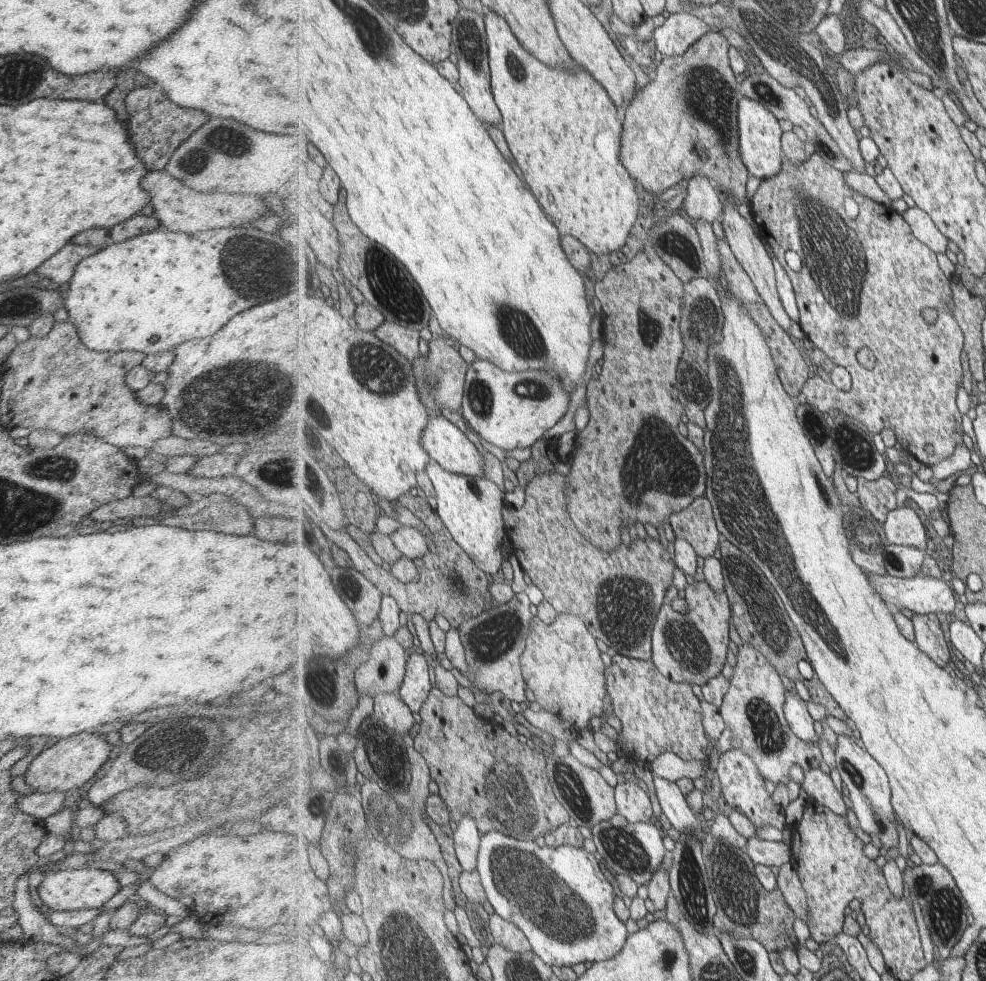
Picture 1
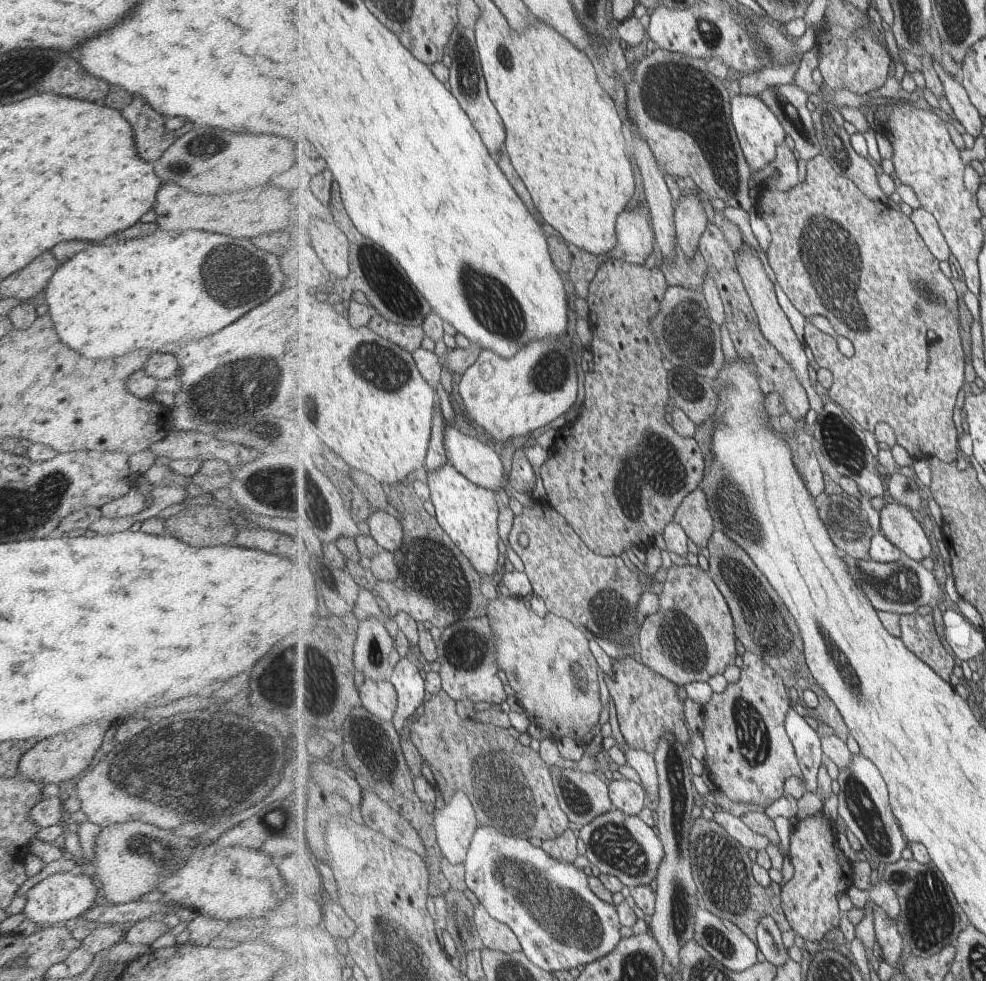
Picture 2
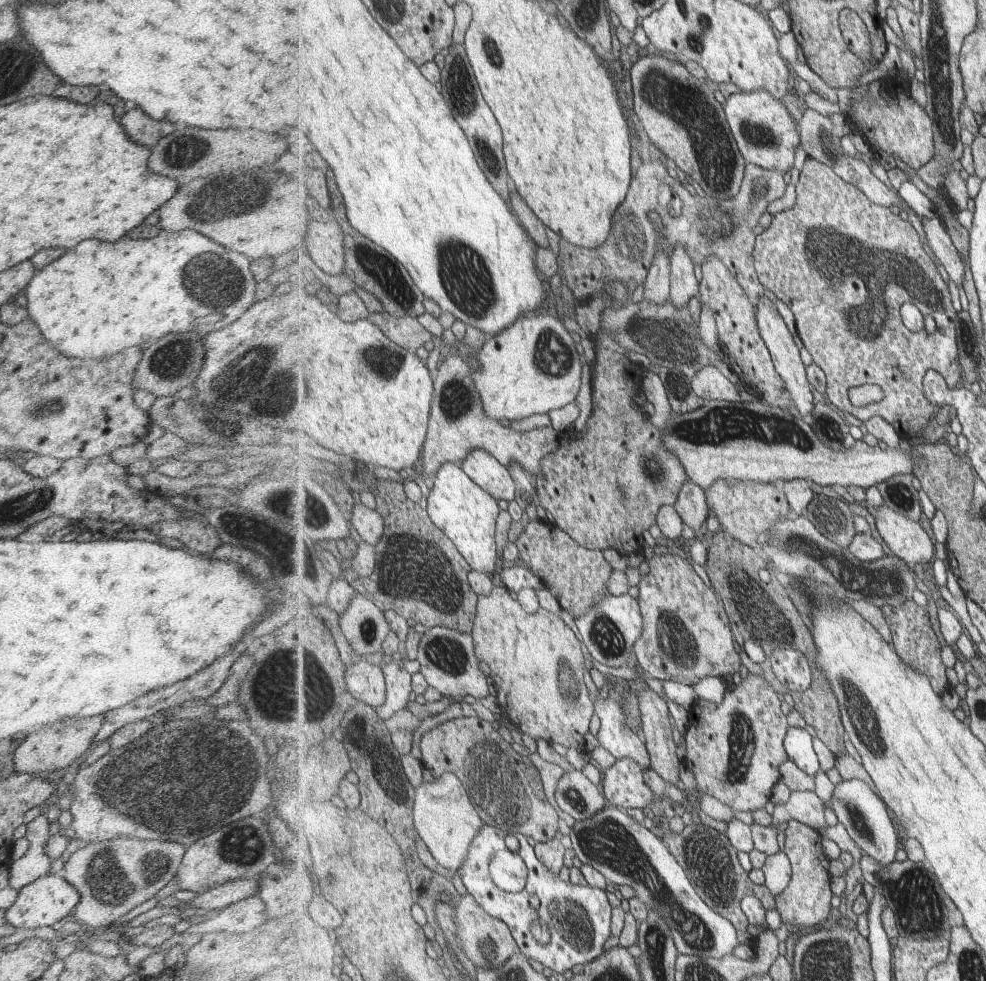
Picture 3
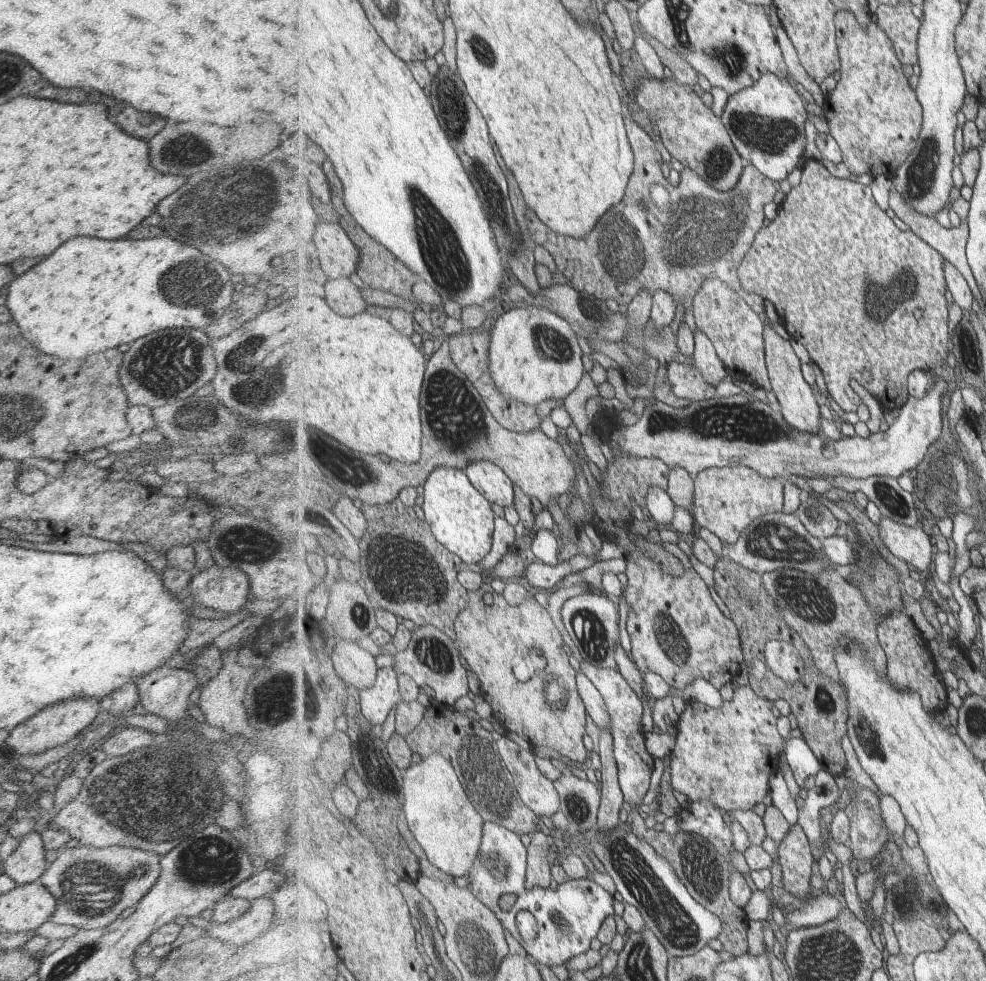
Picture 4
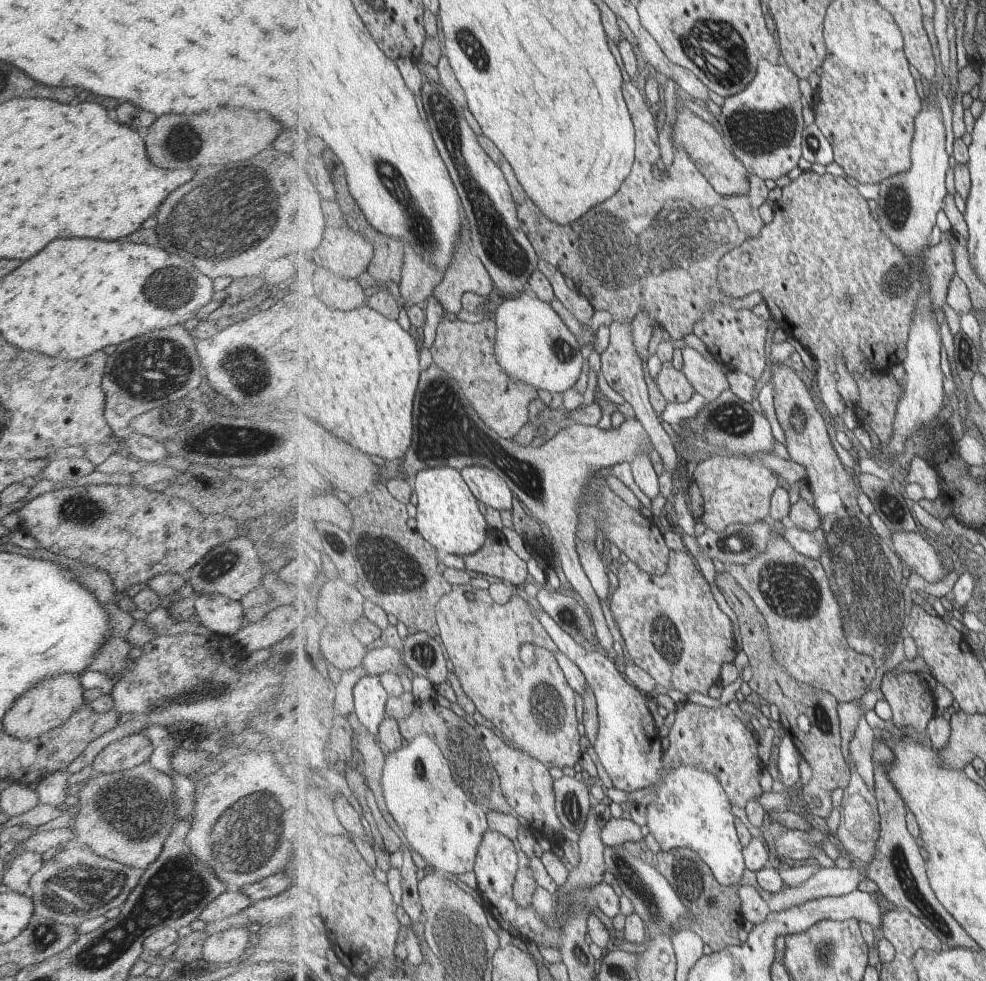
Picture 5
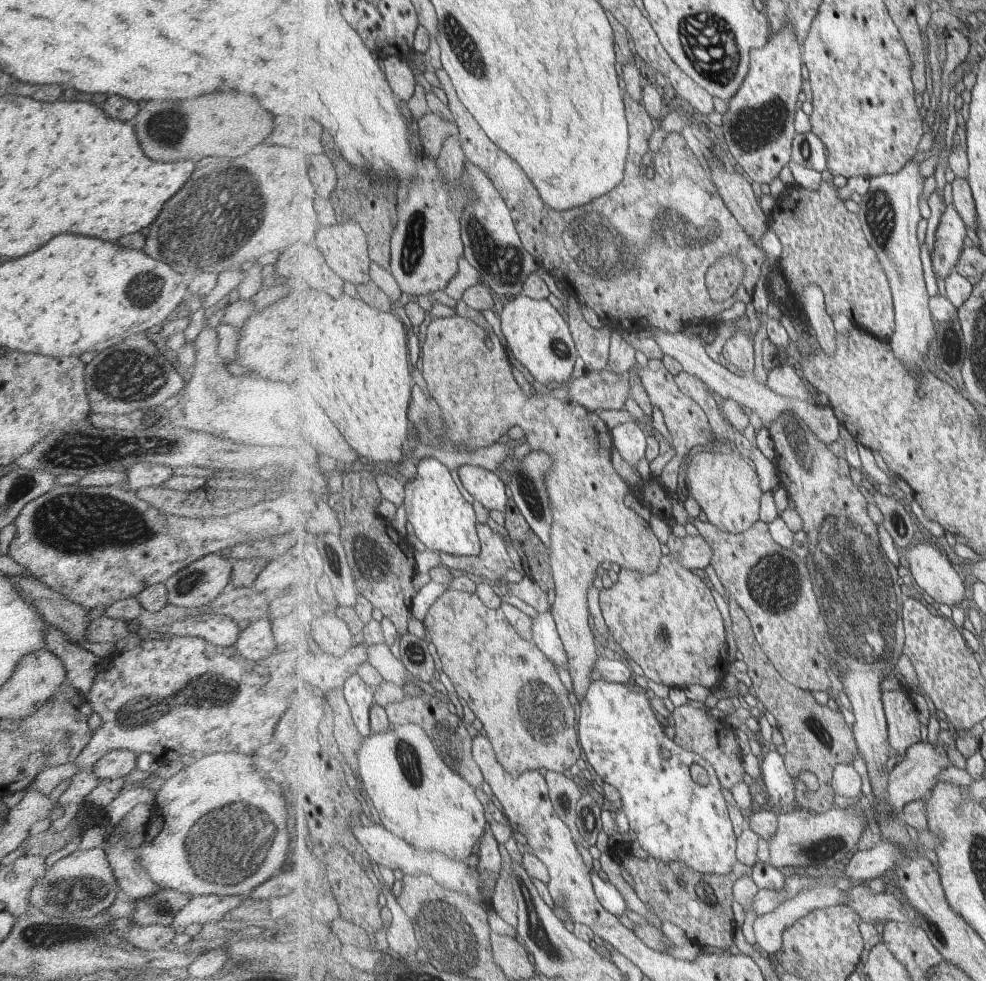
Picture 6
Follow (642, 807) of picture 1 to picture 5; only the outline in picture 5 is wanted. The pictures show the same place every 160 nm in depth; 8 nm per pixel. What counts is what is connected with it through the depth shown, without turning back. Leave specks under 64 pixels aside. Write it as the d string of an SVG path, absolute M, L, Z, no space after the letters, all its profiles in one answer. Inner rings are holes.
M531 612L559 650L579 662L589 686L594 690L600 728L598 739L591 745L614 787L628 793L655 786L657 801L646 806L649 833L663 850L687 847L698 852L722 885L739 884L746 868L744 846L741 846L735 830L732 802L719 779L710 771L696 766L667 771L664 764L666 753L661 748L661 736L653 714L647 708L648 700L625 677L622 668L615 668L605 654L586 652L581 647L580 639L574 638L549 614Z

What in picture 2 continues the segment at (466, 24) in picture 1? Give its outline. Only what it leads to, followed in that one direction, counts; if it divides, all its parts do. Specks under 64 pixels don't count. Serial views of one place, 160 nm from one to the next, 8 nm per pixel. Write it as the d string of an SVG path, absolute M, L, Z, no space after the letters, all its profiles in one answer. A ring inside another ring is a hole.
M461 24L455 28L455 32L451 38L451 48L449 48L448 52L451 60L453 60L453 66L451 66L450 70L451 80L449 86L451 87L450 91L459 100L459 104L465 110L467 116L471 118L473 126L485 138L487 148L491 154L495 154L493 158L497 161L499 160L499 154L505 151L507 132L499 110L497 110L497 107L495 107L495 104L489 98L481 58L475 48L475 43L474 28L463 28Z

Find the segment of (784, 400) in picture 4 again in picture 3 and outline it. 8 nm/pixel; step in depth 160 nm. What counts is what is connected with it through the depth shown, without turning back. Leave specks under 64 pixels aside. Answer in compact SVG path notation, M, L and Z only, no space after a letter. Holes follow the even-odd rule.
M763 295L758 302L757 308L759 331L761 332L761 337L765 340L765 344L767 344L767 348L769 348L769 352L771 352L775 370L783 378L783 382L787 384L787 390L789 390L789 396L791 396L791 400L795 404L795 409L801 416L809 418L809 412L813 412L813 408L815 408L815 396L813 396L811 384L807 380L807 370L805 370L807 366L801 360L801 350L795 344L795 336L791 334L791 330L785 324L781 312L777 310L776 302L773 302L769 296Z

